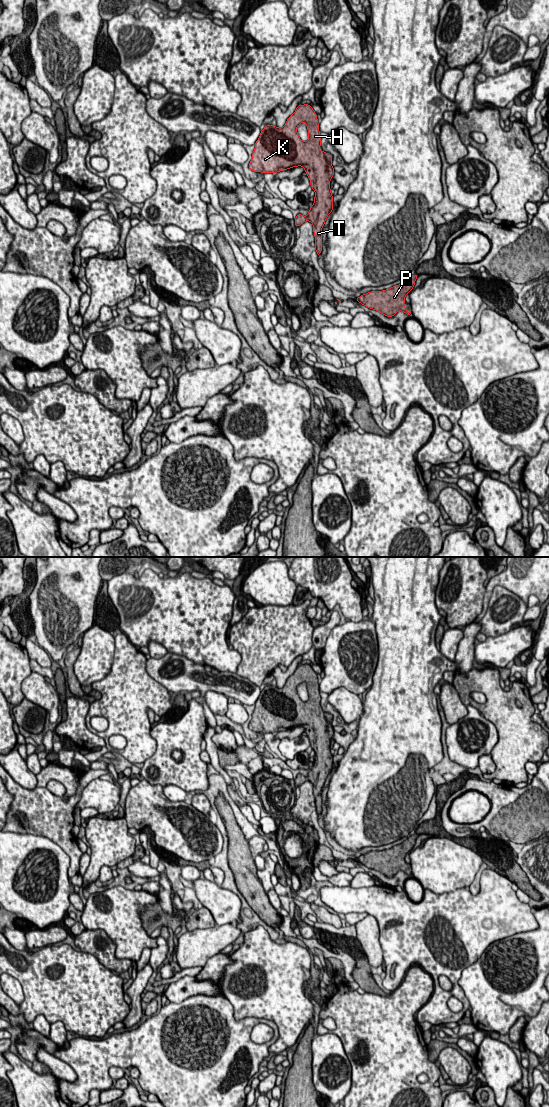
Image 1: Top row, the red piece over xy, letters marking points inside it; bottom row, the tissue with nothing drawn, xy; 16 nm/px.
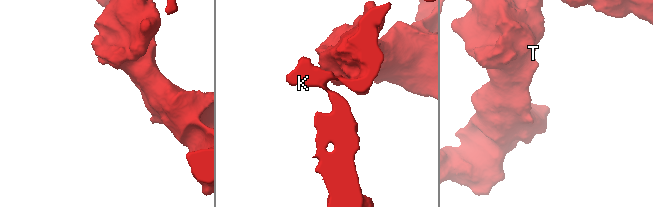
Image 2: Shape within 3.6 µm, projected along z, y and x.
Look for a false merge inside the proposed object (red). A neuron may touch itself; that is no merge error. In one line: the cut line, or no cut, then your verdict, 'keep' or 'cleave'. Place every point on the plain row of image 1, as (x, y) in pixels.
cut none; keep

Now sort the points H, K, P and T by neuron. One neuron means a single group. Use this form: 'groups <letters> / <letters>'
groups H K P T

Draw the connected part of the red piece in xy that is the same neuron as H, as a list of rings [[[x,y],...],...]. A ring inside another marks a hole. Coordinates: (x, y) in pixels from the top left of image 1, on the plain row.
[[[309,664],[299,665],[295,672],[287,679],[282,688],[266,685],[261,690],[260,696],[255,703],[252,719],[248,725],[249,729],[261,733],[277,733],[293,727],[302,726],[310,740],[310,746],[315,751],[314,764],[311,765],[307,776],[298,774],[295,786],[299,787],[305,781],[310,781],[313,785],[315,796],[315,810],[319,815],[322,812],[322,788],[325,784],[327,776],[333,770],[333,755],[330,749],[330,740],[334,735],[332,726],[332,715],[324,711],[320,711],[321,696],[319,691],[319,683],[317,674]],[[305,682],[308,690],[309,699],[304,702],[300,699],[297,686]]]

